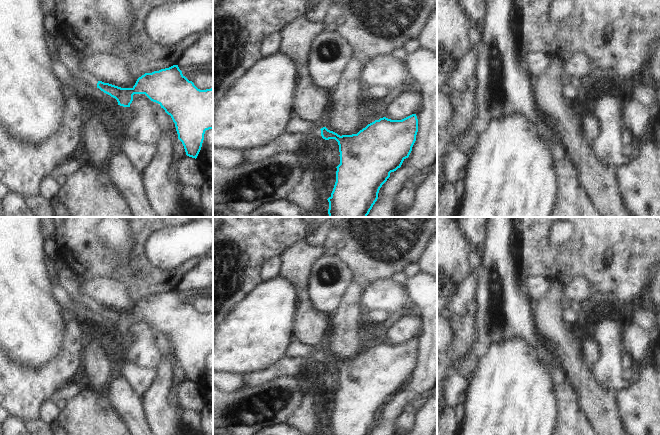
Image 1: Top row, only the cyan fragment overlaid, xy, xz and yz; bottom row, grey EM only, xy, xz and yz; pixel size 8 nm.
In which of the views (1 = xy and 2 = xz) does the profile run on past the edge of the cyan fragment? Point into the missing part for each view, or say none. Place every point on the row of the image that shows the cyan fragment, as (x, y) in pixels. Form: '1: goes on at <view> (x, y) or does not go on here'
1: goes on at xy (84, 76)
2: goes on at xz (315, 130)

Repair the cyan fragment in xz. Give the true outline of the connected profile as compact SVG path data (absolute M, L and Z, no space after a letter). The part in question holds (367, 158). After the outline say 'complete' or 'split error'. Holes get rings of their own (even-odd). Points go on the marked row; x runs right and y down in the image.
M416 114L402 120L383 117L352 135L340 136L326 127L312 126L309 134L325 140L335 139L339 145L340 164L336 167L333 191L327 199L329 217L367 217L378 199L380 188L390 177L390 173L400 168L403 161L409 157L417 132Z; split error

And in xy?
M81 64L77 65L77 72L81 81L115 98L122 112L130 107L134 94L145 94L158 103L175 123L186 155L197 158L205 131L213 129L213 88L198 89L182 74L178 65L145 73L132 88L98 81Z; split error

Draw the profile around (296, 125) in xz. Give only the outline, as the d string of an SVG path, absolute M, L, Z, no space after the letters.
M296 115L290 119L286 131L288 133L293 133L293 134L309 134L311 128L314 125L320 125L320 126L325 126L325 120L322 122L310 122L307 120L303 120Z

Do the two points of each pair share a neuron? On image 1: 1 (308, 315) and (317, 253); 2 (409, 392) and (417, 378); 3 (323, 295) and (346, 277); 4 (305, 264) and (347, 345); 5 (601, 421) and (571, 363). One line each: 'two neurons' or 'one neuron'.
1: one neuron
2: one neuron
3: one neuron
4: two neurons
5: one neuron

